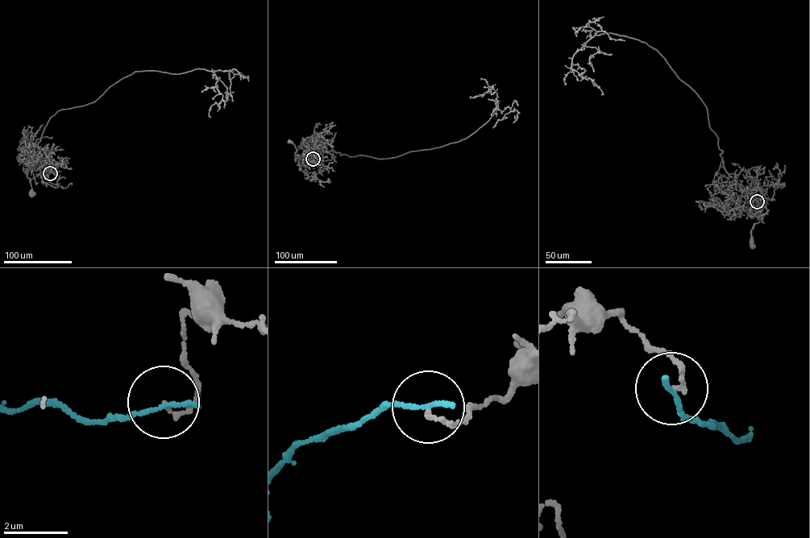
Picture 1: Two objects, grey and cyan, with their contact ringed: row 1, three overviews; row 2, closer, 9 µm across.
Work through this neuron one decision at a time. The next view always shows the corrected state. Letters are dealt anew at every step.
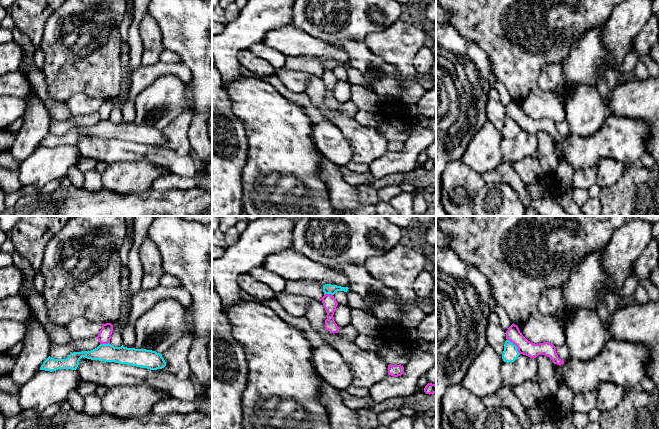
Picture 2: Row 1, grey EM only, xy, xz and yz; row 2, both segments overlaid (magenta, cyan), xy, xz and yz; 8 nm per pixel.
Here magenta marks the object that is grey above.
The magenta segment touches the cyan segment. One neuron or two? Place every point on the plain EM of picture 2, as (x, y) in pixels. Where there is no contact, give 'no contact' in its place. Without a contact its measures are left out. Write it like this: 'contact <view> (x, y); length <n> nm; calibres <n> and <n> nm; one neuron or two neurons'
contact yz (515, 120); length 160 nm; calibres 120 and 120 nm; two neurons

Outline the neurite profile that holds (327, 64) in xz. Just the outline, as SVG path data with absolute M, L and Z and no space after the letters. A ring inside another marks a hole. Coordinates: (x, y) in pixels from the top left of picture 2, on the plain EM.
M325 60L323 61L323 68L324 70L331 70L334 71L337 67L348 67L348 63L341 63L337 61Z

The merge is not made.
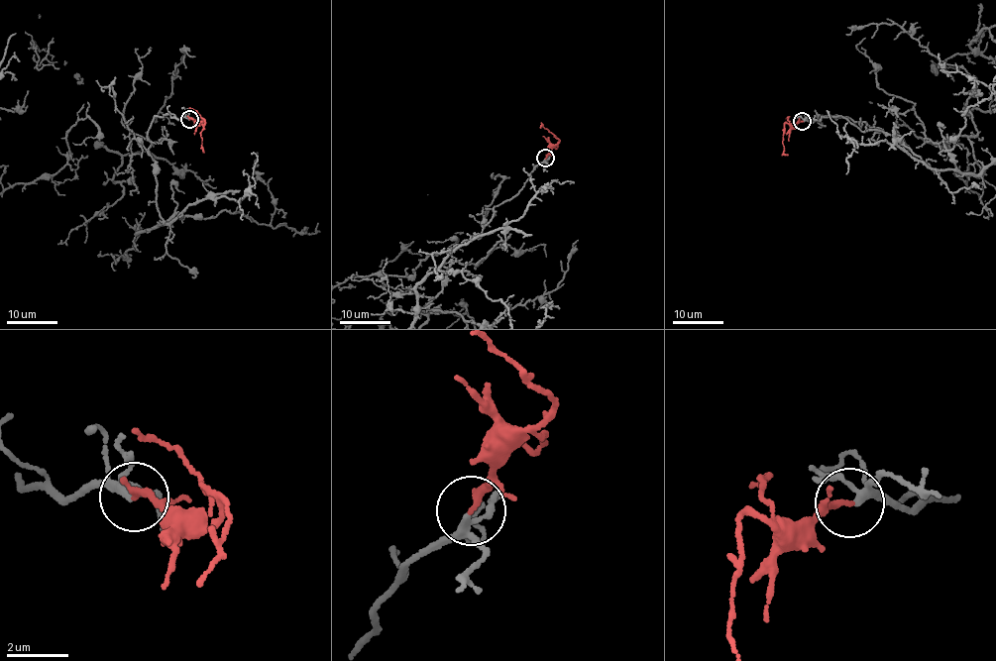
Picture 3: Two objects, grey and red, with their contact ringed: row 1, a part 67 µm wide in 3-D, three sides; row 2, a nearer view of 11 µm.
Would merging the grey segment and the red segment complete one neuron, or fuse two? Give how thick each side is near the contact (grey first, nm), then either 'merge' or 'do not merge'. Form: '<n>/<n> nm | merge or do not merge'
150/240 nm | merge

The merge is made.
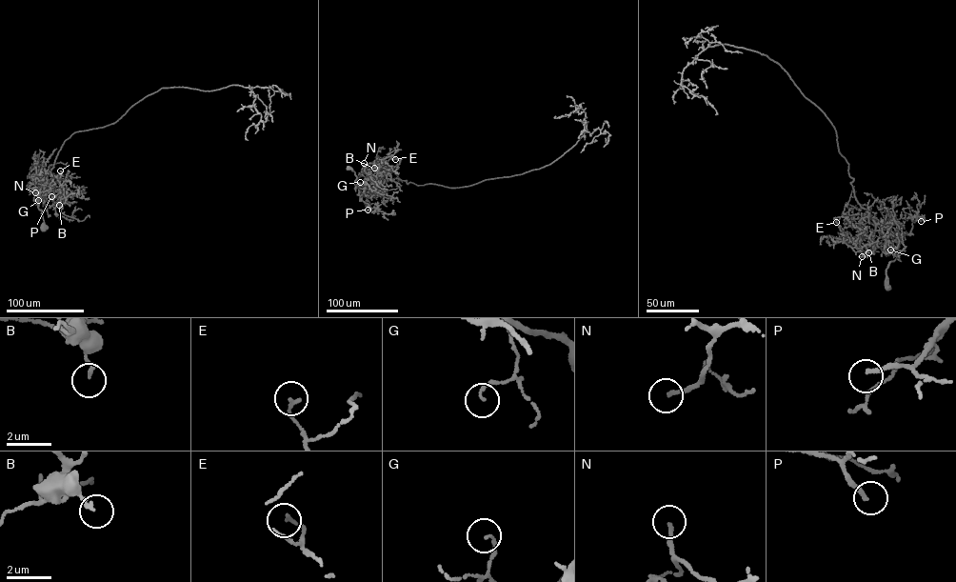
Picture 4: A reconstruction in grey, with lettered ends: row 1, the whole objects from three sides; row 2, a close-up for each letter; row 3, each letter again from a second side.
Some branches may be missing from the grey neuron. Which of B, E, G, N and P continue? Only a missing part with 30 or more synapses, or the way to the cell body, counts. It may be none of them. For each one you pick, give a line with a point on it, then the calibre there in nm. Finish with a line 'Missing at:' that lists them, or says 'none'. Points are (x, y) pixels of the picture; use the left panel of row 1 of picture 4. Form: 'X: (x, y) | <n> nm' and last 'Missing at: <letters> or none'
B: (59, 205) | 160 nm
N: (35, 192) | 150 nm
Missing at: B, N

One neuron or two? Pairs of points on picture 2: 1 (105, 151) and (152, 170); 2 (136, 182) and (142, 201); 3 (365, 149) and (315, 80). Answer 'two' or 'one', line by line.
1: two
2: two
3: one

